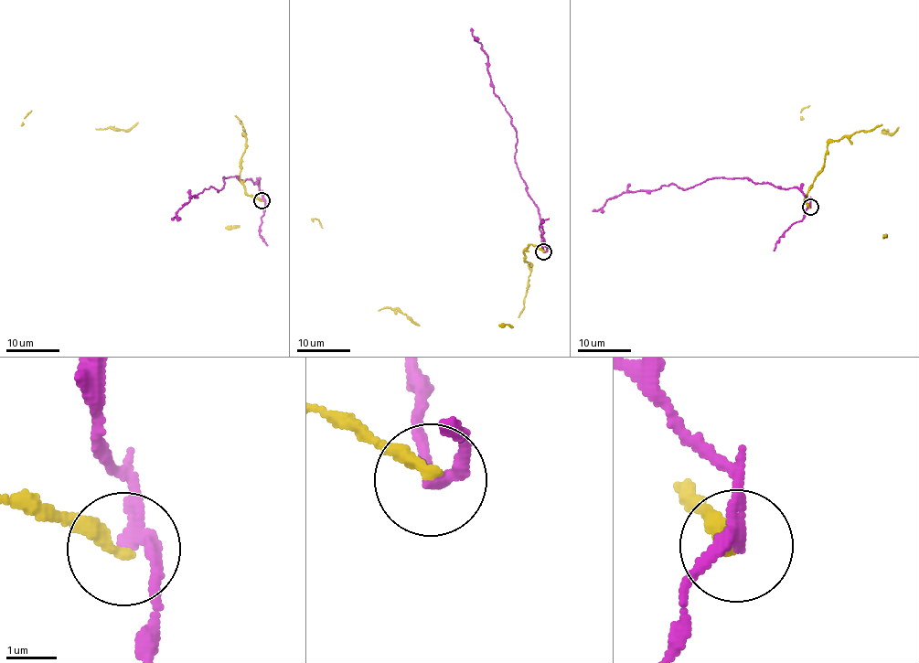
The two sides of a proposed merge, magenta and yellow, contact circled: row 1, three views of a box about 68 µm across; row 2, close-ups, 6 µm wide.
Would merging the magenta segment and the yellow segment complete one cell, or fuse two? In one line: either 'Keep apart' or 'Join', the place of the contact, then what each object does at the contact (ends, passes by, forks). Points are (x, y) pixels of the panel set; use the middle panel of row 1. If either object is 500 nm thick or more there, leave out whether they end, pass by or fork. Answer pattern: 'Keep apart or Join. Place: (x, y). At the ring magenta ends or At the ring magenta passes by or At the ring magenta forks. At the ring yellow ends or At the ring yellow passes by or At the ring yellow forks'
Keep apart. Place: (543, 251). At the ring magenta passes by. At the ring yellow ends

